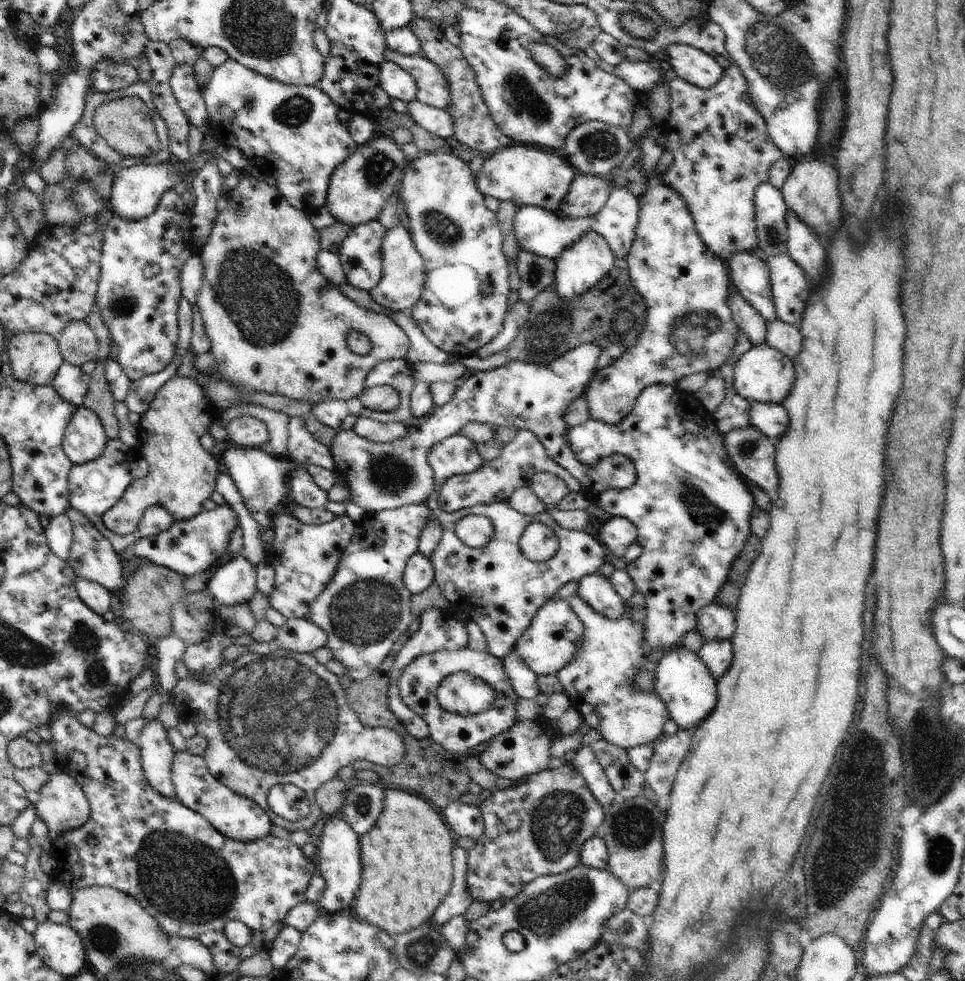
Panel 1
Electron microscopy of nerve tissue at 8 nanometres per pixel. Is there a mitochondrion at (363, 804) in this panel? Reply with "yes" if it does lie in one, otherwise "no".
yes

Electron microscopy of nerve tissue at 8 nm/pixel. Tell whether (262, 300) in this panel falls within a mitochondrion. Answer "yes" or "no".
yes

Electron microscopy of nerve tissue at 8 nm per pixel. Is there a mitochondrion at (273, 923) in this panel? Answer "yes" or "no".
no

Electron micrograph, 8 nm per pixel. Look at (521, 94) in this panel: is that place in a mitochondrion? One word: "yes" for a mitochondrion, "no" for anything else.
yes

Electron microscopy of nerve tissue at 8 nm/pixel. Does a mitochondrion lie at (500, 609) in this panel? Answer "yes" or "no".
no

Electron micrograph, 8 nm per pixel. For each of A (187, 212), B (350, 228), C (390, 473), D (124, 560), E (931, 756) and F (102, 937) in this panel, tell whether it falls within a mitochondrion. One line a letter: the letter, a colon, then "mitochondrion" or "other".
A: other
B: other
C: mitochondrion
D: other
E: mitochondrion
F: mitochondrion

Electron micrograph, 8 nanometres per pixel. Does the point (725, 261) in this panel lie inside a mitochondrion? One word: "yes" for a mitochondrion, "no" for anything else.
no

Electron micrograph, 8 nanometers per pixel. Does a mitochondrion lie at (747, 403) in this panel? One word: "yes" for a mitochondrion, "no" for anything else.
no

